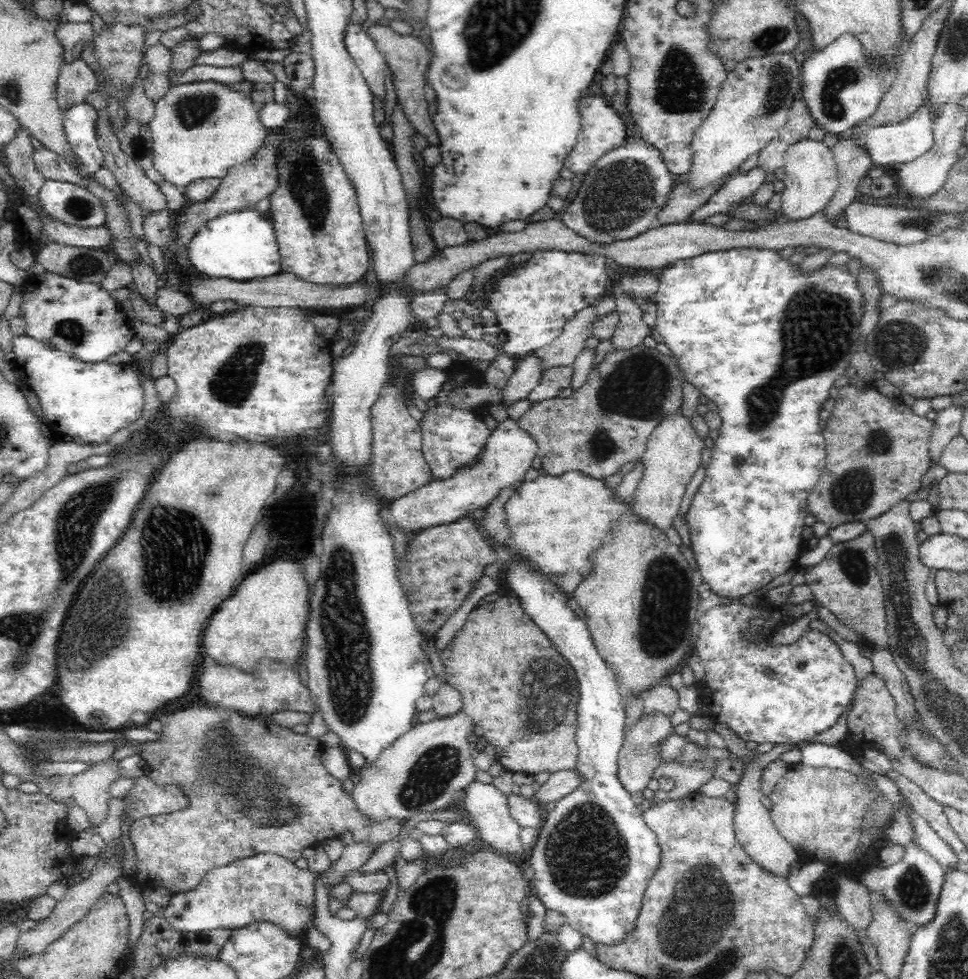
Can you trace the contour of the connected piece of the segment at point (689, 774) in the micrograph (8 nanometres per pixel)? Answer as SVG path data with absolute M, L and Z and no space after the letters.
M666 761L660 763L651 776L652 779L656 780L660 777L674 779L675 787L670 792L660 794L661 799L671 801L687 797L713 776L710 771L700 769L700 767L686 767L680 765L678 761Z

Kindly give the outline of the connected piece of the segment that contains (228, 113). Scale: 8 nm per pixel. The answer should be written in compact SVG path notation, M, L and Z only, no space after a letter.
M216 82L171 86L168 94L155 102L153 116L149 123L153 136L153 167L167 182L178 188L186 188L199 179L224 179L232 166L251 160L267 138L267 129L262 126L260 117L254 110L252 99Z

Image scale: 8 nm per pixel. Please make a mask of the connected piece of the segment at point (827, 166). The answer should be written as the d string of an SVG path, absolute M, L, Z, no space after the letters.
M804 138L797 144L786 150L784 160L784 176L783 182L786 186L782 192L782 207L778 211L788 221L797 221L798 219L807 219L814 216L817 212L823 211L826 205L832 200L834 194L838 192L839 181L837 180L836 164L832 150L824 144L823 141L816 141L810 138Z

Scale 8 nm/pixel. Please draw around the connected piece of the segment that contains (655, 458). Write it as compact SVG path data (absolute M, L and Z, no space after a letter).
M681 412L663 417L653 430L642 457L645 470L634 493L634 512L640 520L653 524L666 534L672 527L674 518L679 515L680 503L694 472L701 468L701 454L705 447L702 437L697 435Z

